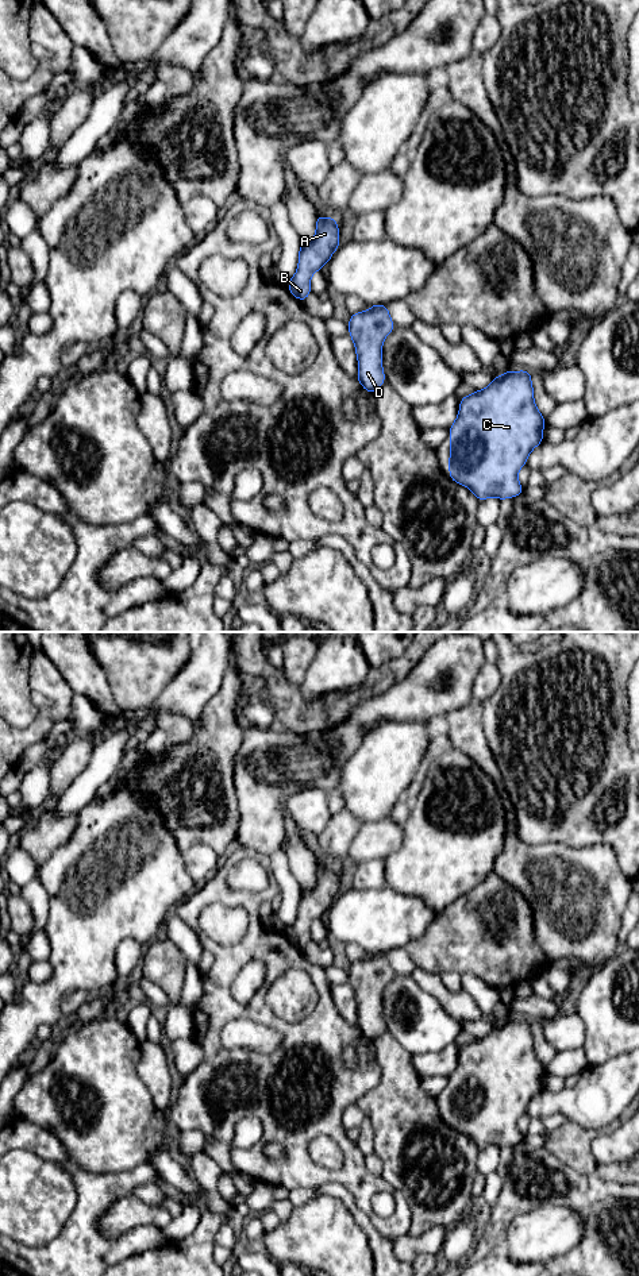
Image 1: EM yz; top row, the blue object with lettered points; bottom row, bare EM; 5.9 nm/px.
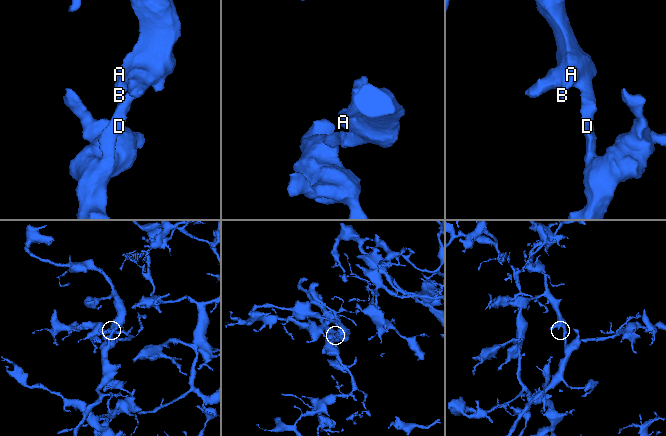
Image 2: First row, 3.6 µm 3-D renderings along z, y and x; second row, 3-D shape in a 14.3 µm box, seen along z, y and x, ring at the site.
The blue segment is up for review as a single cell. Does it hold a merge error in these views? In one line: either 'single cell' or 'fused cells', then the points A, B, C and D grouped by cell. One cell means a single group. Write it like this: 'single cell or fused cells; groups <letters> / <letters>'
single cell; groups A B C D

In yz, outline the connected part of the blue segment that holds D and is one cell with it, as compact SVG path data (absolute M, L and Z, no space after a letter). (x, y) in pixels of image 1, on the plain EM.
M373 952L369 959L354 961L349 968L349 983L358 1007L357 1028L372 1042L386 1029L382 1017L382 990L393 976L390 961L382 952Z

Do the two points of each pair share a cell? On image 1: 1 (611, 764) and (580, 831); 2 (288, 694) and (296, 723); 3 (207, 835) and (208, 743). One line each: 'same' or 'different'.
1: same
2: same
3: same

